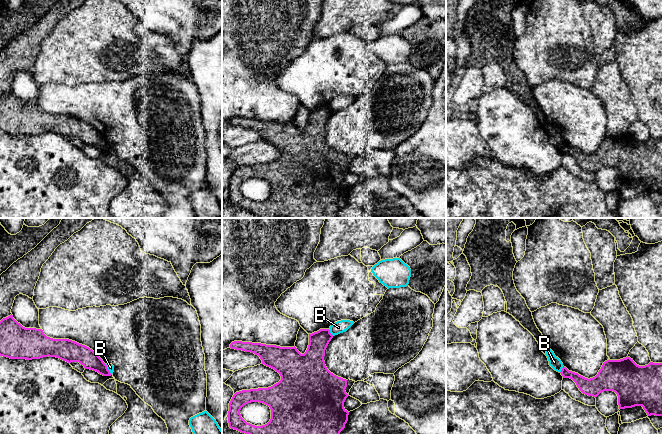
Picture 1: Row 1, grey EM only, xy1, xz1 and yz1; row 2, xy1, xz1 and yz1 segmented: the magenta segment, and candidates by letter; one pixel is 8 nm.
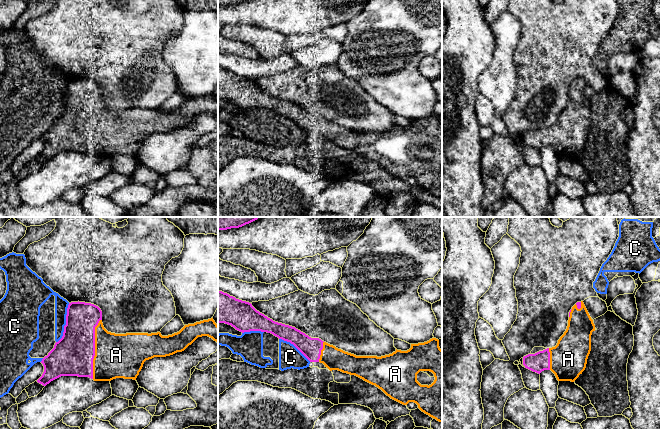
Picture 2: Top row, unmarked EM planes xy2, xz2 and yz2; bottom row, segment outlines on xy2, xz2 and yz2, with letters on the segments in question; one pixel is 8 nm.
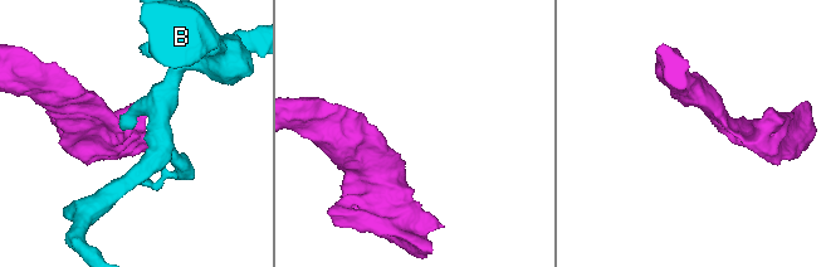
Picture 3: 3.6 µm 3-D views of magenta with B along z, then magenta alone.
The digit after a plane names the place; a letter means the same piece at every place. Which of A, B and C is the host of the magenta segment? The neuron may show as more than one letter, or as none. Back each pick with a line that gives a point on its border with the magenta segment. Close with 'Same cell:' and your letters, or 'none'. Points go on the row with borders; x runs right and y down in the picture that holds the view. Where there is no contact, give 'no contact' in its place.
A: contact xy2 (94, 349)
Same cell: A

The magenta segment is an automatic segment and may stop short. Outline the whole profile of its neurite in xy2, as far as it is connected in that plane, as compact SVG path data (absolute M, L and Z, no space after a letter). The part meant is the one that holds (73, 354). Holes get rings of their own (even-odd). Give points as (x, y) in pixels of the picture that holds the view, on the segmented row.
M71 302L67 308L63 336L42 359L44 372L37 382L46 386L61 376L89 377L94 381L116 378L136 380L146 360L182 352L202 336L208 336L218 343L218 325L213 318L185 325L179 332L168 336L162 336L160 332L115 334L104 328L102 311L98 306Z

